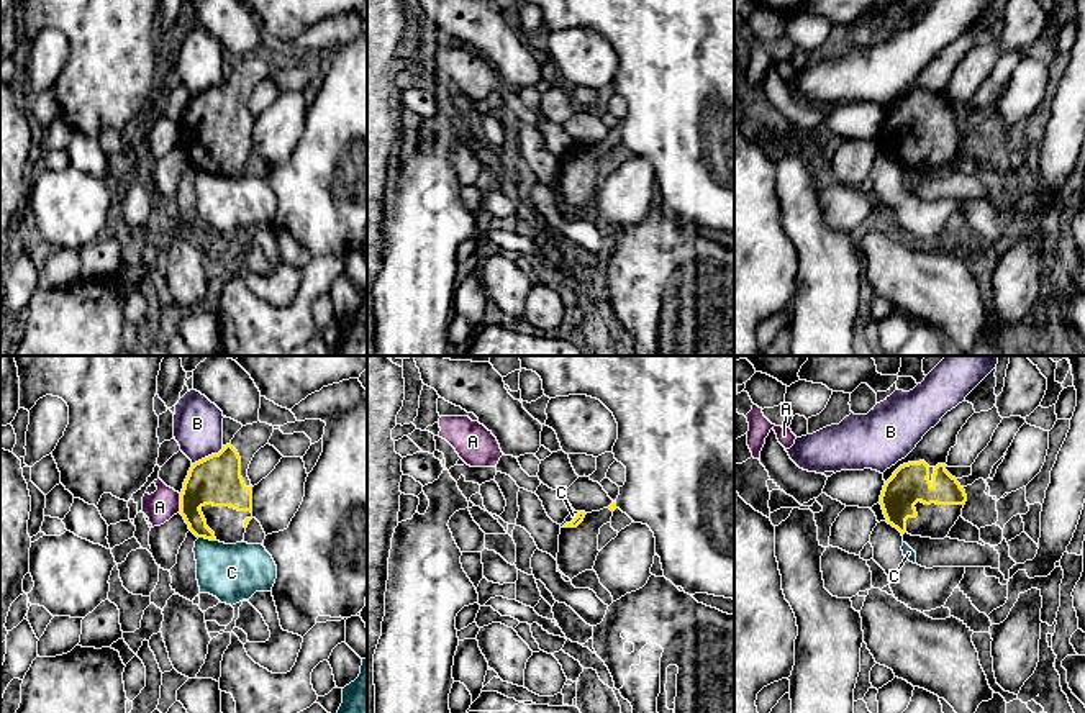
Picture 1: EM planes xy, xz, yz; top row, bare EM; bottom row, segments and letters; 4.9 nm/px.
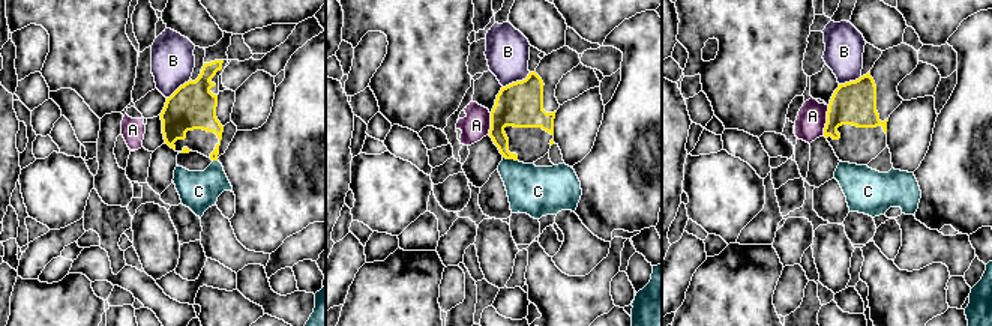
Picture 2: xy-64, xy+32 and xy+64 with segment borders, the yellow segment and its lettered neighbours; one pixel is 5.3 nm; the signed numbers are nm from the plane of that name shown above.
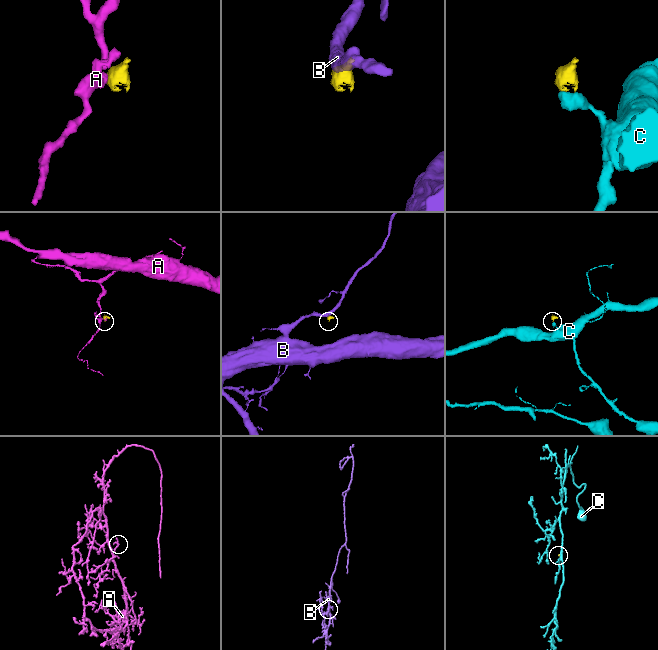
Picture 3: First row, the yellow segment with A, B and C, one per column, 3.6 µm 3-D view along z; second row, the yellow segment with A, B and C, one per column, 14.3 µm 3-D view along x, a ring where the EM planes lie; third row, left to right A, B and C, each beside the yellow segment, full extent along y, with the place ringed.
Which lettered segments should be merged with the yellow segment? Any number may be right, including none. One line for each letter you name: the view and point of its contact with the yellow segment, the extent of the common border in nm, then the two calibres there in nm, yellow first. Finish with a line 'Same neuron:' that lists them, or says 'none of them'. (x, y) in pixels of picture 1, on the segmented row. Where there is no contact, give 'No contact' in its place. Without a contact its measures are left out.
Same neuron: none of them

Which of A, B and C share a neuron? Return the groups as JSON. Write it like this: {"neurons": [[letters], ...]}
{"neurons": [["A"], ["B"], ["C"]]}

